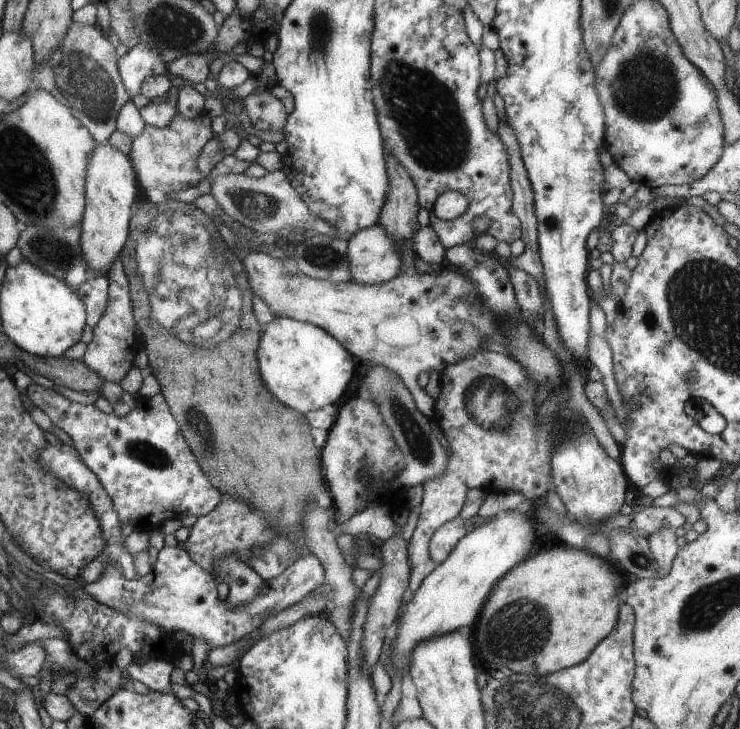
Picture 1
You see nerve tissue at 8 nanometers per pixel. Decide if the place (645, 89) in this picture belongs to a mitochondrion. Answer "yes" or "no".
yes

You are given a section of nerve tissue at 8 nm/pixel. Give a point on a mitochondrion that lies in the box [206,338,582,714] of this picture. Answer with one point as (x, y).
(512, 634)

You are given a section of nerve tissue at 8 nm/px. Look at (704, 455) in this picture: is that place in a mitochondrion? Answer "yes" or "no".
no

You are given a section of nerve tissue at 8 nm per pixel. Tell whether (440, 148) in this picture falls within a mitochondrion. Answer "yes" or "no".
yes

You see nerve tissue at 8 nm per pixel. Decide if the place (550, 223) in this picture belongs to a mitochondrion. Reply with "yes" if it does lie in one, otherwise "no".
no

